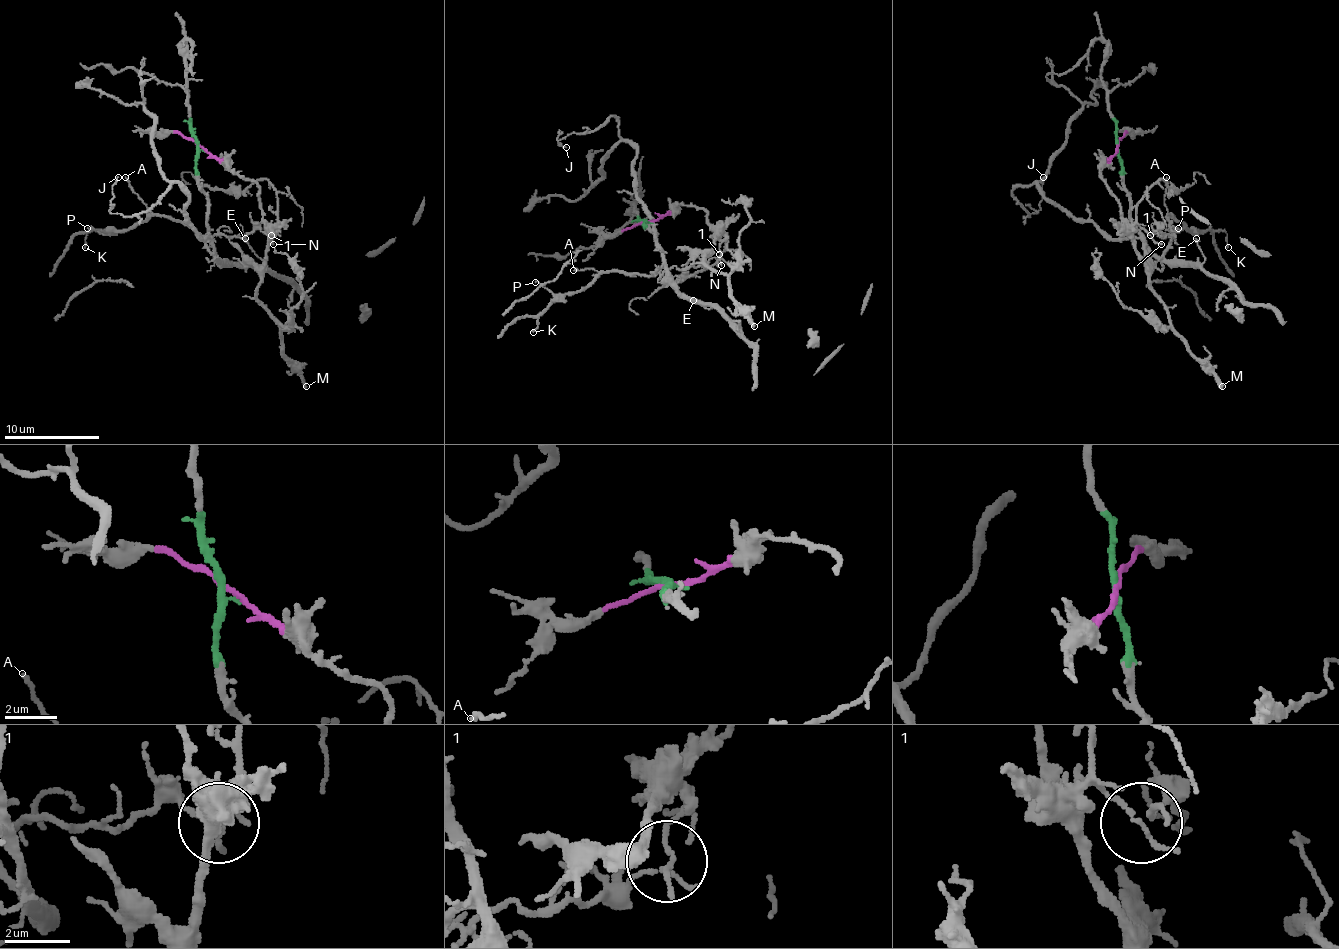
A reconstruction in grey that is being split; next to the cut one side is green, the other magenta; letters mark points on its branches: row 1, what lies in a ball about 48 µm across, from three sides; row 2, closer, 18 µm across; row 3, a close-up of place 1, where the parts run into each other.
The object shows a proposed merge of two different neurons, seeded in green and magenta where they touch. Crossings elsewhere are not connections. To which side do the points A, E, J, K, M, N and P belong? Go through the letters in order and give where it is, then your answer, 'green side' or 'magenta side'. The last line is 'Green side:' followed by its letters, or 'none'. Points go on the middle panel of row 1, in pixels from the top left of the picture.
A: (573, 270) | green side
E: (693, 300) | green side
J: (566, 147) | green side
K: (533, 332) | green side
M: (754, 326) | magenta side
N: (721, 265) | magenta side
P: (535, 282) | green side
Green side: A, E, J, K, P

